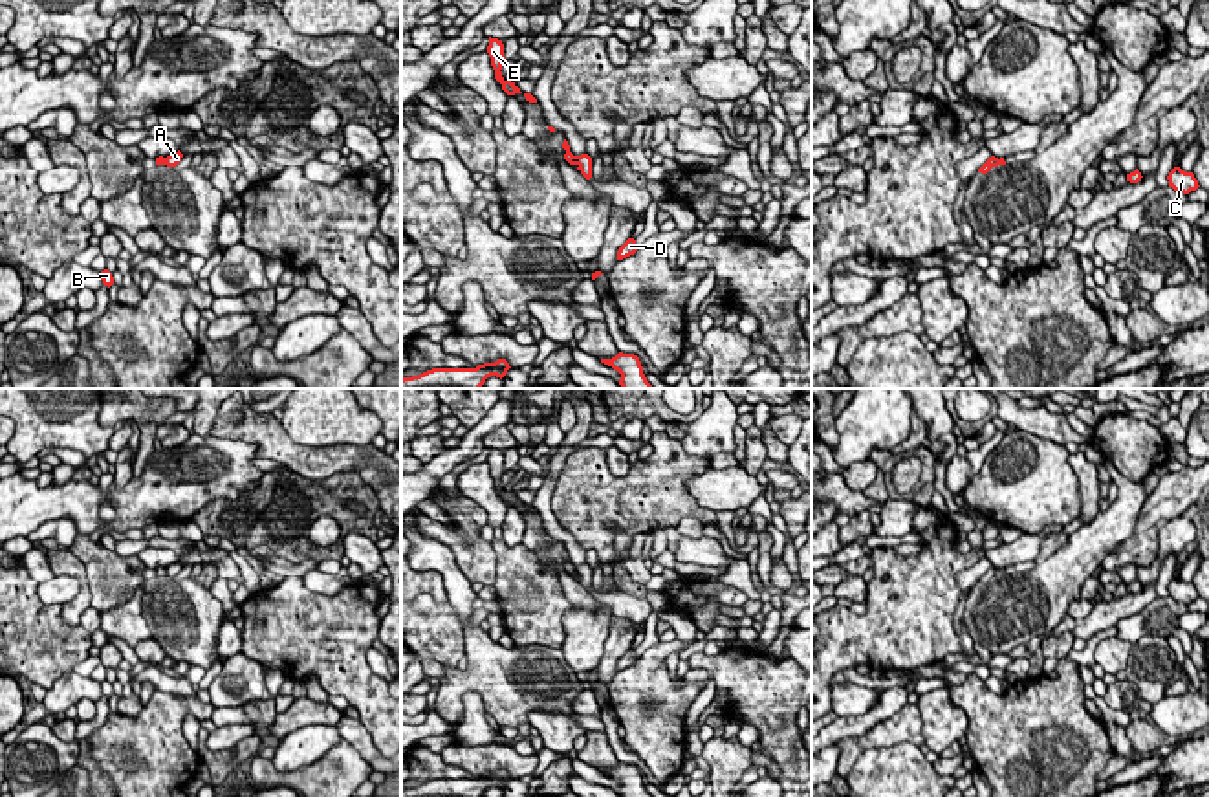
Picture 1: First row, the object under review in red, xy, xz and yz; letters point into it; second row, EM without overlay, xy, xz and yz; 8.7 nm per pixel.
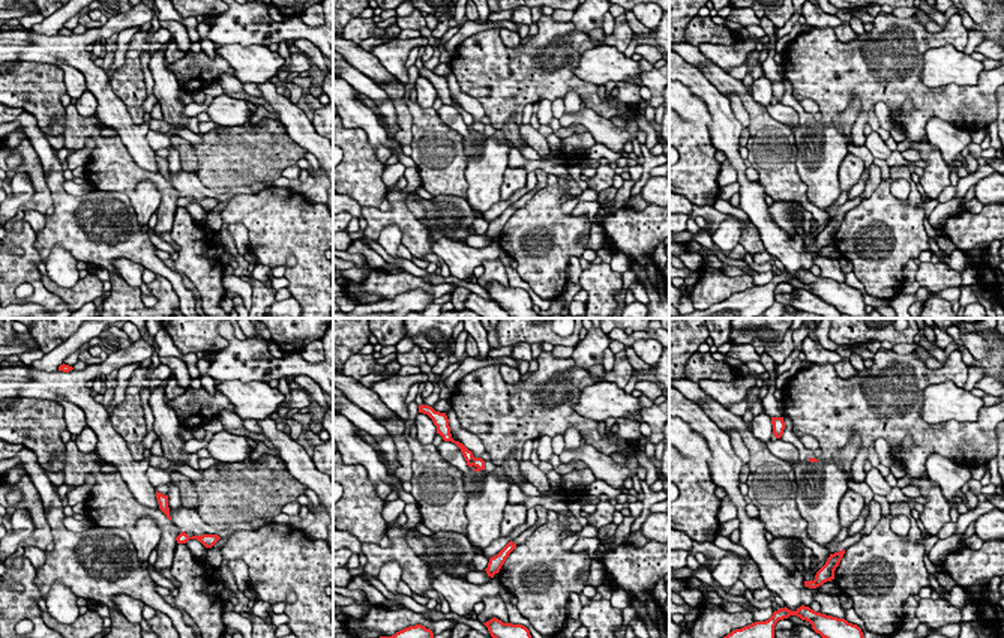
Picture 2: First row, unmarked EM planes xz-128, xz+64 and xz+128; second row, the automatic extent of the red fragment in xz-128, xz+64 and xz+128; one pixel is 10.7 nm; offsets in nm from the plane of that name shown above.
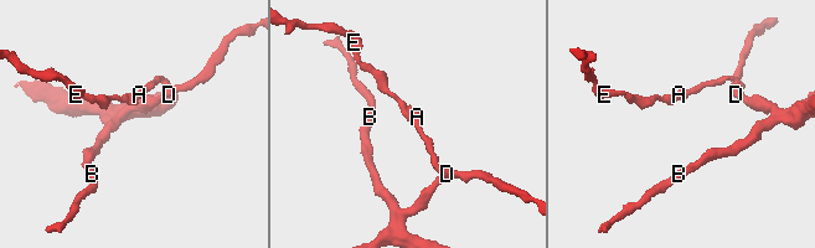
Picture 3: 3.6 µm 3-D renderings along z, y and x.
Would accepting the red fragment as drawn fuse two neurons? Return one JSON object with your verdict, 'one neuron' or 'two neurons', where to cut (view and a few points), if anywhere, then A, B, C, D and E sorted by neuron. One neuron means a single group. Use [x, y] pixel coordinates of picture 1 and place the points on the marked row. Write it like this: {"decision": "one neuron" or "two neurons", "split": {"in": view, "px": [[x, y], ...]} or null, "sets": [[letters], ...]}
{"decision": "two neurons", "split": {"in": "xz", "px": [[574, 156], [581, 169]]}, "sets": [["A", "B", "C", "D"], ["E"]]}

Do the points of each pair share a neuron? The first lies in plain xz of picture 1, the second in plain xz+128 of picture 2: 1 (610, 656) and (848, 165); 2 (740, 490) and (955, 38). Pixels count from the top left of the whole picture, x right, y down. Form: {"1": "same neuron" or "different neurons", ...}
{"1": "same neuron", "2": "different neurons"}

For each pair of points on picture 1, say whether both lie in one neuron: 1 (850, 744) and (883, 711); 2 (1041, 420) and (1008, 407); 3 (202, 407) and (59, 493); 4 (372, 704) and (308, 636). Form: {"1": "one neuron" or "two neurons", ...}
{"1": "two neurons", "2": "one neuron", "3": "two neurons", "4": "one neuron"}

